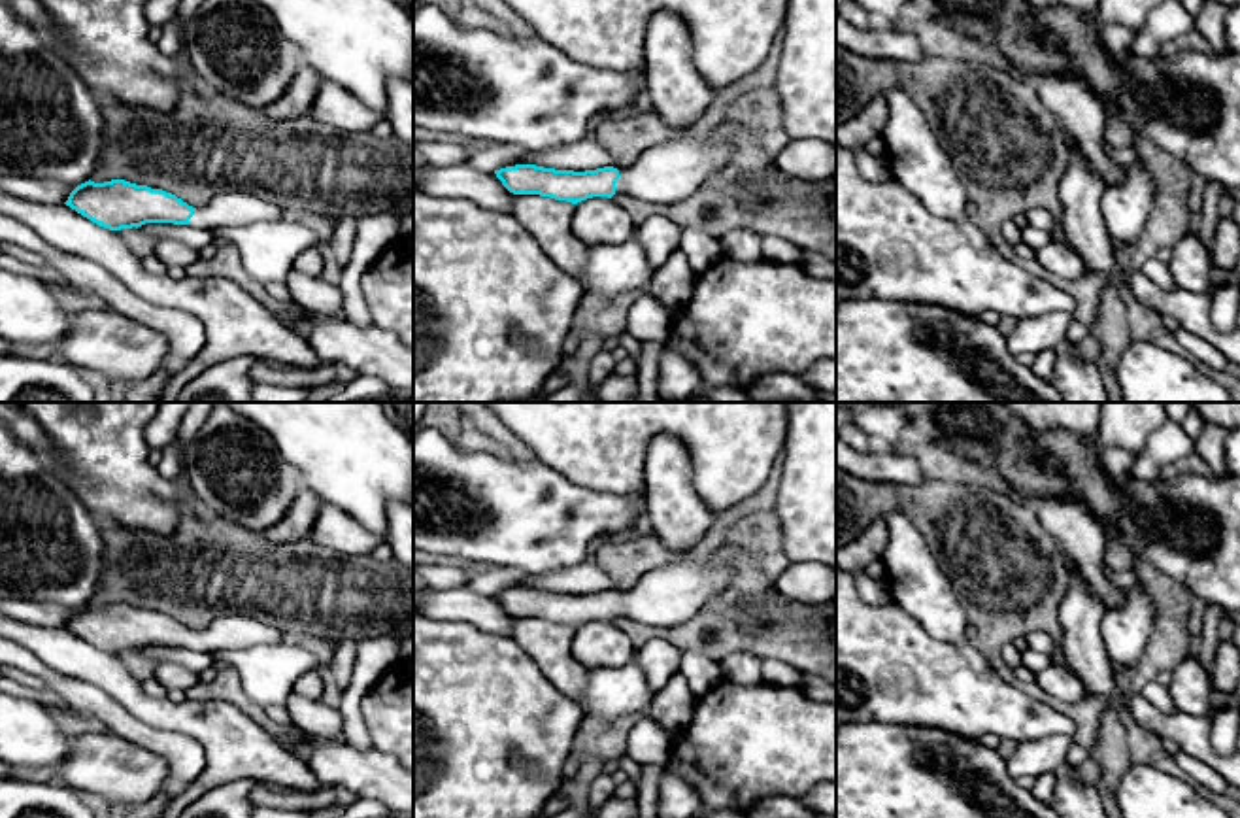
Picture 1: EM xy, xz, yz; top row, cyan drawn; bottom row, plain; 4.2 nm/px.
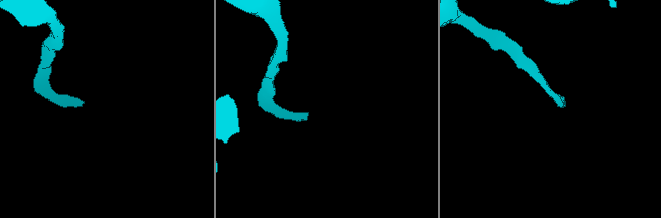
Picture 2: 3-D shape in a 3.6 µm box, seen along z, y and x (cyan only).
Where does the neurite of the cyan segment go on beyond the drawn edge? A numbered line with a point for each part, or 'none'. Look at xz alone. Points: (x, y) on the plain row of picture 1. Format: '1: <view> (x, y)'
1: xz (667, 596)

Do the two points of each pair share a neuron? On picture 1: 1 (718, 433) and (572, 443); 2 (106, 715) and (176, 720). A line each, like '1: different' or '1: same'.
1: same
2: different

